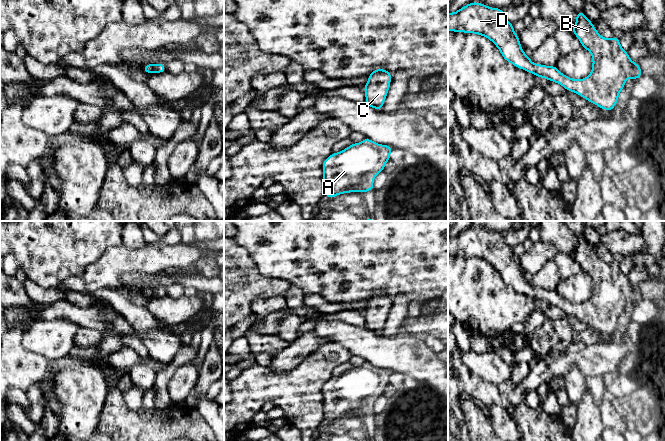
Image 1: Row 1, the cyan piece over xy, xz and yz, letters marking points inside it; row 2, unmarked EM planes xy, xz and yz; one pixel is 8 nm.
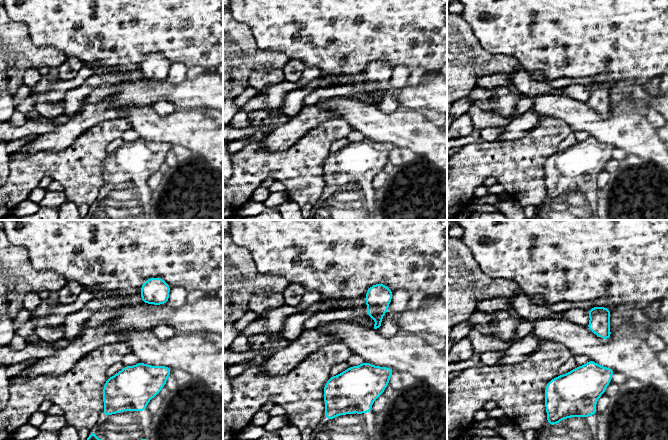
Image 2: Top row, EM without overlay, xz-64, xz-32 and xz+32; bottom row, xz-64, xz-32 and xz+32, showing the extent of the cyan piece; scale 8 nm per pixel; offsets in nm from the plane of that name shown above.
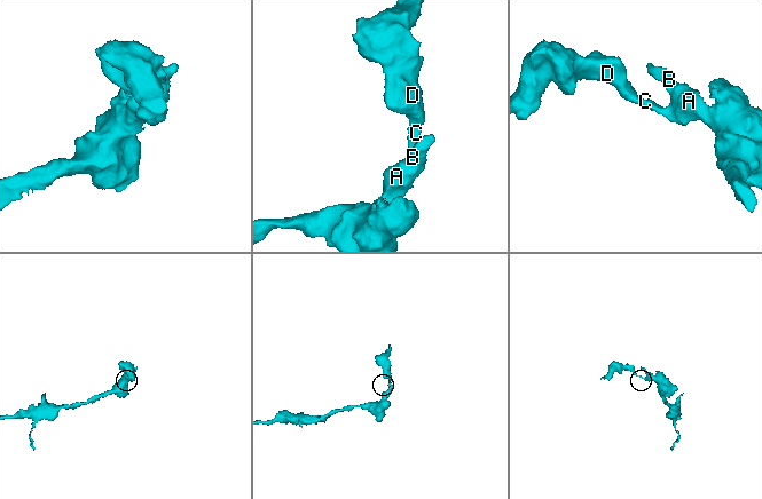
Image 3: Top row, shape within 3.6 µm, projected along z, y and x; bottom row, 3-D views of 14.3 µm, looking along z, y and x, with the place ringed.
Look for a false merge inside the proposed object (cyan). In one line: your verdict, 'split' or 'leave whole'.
leave whole

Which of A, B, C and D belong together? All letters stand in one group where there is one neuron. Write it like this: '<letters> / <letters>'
A B C D

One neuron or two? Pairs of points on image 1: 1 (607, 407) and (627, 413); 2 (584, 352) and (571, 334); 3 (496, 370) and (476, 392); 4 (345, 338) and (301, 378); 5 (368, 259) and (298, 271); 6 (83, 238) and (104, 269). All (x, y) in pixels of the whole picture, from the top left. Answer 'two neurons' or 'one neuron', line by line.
1: two neurons
2: two neurons
3: two neurons
4: two neurons
5: one neuron
6: two neurons

